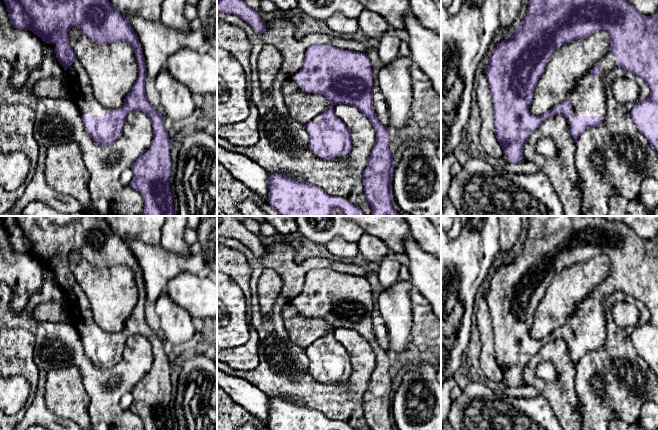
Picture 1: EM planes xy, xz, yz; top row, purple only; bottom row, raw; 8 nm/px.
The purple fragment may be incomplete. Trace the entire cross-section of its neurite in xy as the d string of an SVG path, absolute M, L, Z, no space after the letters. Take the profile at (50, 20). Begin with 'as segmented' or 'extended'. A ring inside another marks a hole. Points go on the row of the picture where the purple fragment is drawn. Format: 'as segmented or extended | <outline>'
extended | M3 0L11 24L15 28L30 30L47 44L55 43L54 52L63 66L71 85L71 93L83 120L85 131L91 136L94 142L101 146L109 146L120 138L123 126L126 123L127 115L132 111L144 112L152 123L153 140L149 150L140 156L132 165L133 178L129 184L131 188L138 191L144 200L144 209L140 216L176 216L173 205L173 195L170 190L170 180L172 176L172 161L170 158L171 141L168 136L168 130L164 125L164 117L160 111L156 111L148 102L145 94L145 79L147 75L145 58L138 37L132 28L129 18L119 13L108 0ZM71 27L78 27L90 40L97 44L107 45L116 41L126 41L130 43L135 51L135 57L138 64L138 77L130 93L126 96L123 106L117 109L108 109L101 105L93 95L93 89L87 72L78 61L76 54L70 47L68 31Z

